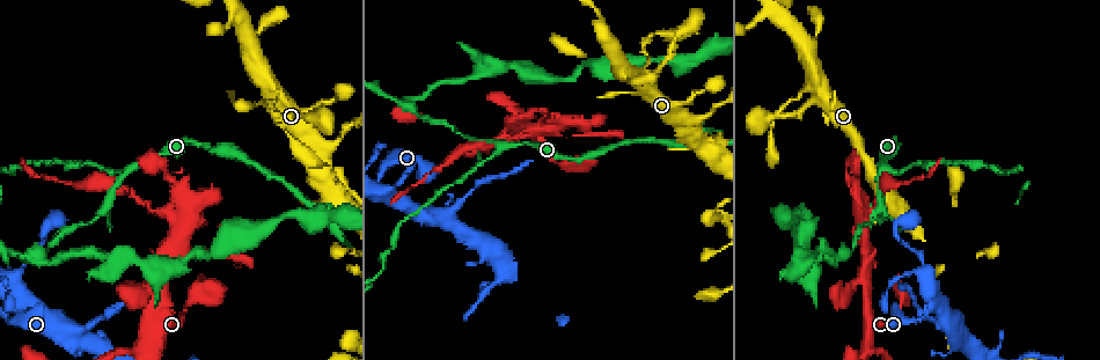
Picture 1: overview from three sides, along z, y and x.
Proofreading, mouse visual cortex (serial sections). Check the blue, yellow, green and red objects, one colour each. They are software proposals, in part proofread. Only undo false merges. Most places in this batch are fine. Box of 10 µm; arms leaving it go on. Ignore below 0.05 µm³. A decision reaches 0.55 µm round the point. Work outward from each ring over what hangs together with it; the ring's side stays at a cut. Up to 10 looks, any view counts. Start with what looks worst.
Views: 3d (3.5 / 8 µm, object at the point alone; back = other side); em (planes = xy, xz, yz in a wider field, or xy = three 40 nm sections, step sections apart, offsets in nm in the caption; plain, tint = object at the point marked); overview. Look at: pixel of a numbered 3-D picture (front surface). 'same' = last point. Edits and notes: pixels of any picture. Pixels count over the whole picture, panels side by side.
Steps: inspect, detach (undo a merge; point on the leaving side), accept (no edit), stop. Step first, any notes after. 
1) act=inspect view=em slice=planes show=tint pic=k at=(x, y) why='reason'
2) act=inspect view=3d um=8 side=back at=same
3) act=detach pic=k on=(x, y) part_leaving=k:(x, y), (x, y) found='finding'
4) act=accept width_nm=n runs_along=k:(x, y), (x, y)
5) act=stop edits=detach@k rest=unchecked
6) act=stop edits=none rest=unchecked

act=inspect view=3d um=8 pic=1 at=(551, 129) why='four-way junction'

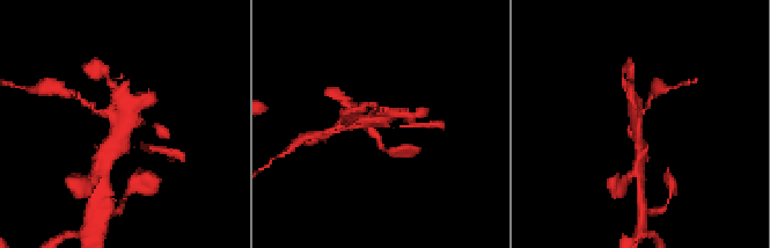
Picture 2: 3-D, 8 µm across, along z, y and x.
act=inspect view=em slice=planes show=tint at=same

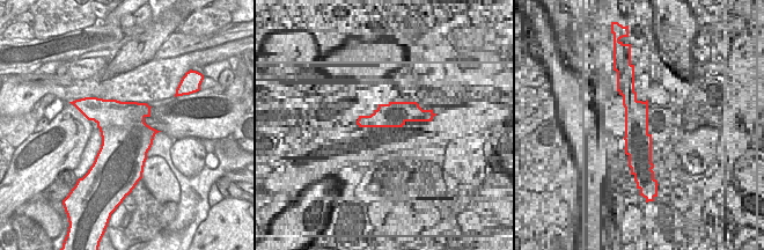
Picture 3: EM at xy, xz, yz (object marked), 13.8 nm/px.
act=accept runs_along=2:(107, 157), (120, 117), (96, 111) found='all the same cell'

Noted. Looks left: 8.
act=inspect view=em slice=planes show=tint pic=1 at=(884, 166) why='a fork'

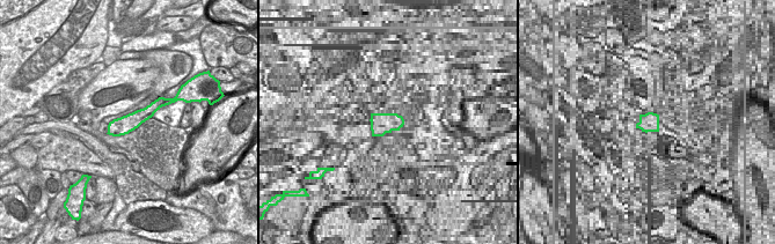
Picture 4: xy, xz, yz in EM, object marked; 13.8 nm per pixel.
act=inspect view=3d um=3.5 at=same

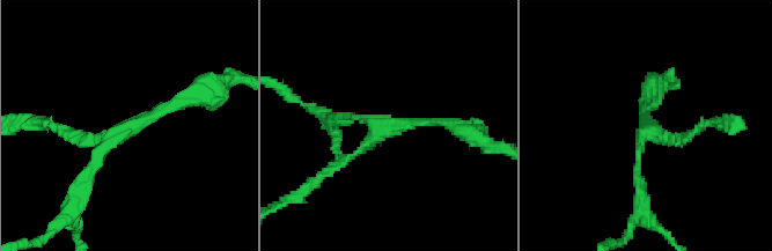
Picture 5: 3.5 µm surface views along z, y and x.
act=accept arms=3 arm_widths_nm=150,150,150 runs_along=4:(160, 103), (144, 115), (110, 131) found='all the same cell'

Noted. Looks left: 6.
act=inspect view=3d um=3.5 side=back pic=1 at=(38, 258) why='three arms meet'

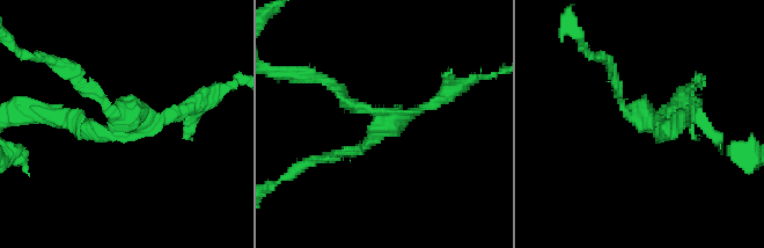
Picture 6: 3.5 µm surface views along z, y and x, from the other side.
act=inspect view=em slice=xy step=1 show=tint pic=6 at=(128, 123) arms=3 arm_widths_nm=150,150,150 why='need the tissue'

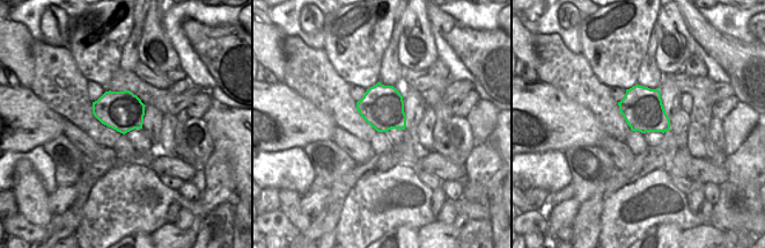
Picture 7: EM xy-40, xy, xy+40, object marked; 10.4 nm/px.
act=detach pic=6 on=(669, 130) width_nm=460 part_leaving=6:(384, 115), (357, 109), (324, 79), (288, 73) found='a second cell is stuck on'

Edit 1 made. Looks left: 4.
act=inspect view=3d um=3.5 pic=1 at=(807, 46) why='three arms meet'

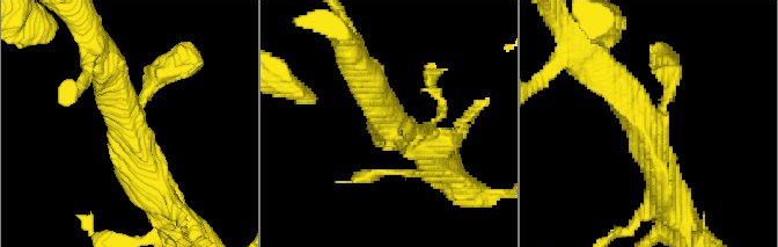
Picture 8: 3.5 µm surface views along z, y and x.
act=inspect view=em slice=xy step=1 show=tint pic=8 at=(386, 121) arms=3 arm_widths_nm=200,400,500 why='shape alone is not enough'

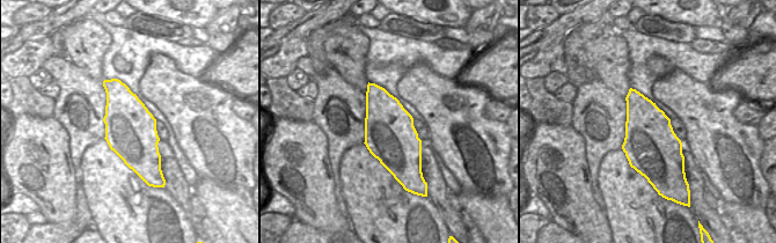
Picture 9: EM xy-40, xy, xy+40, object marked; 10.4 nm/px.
act=accept width_nm=550 runs_along=8:(666, 190), (641, 120), (600, 66) found='continuous, no second cell'

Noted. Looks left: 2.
act=stop edits=detach@6 rest=unchecked

